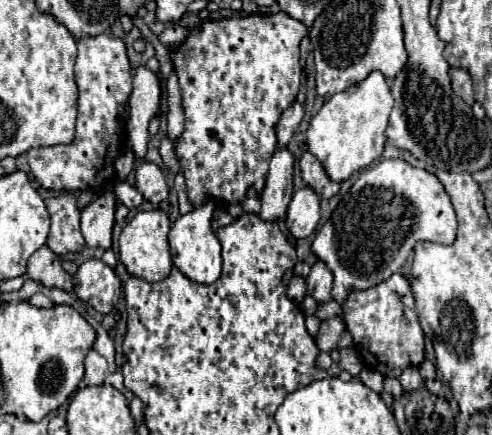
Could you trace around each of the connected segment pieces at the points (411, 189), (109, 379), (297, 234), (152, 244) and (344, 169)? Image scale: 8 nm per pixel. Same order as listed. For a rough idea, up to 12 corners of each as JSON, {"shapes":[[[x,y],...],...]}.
{"shapes":[[[403,159],[359,175],[311,249],[333,299],[455,241],[439,179]],[[121,371],[107,375],[105,383],[119,389],[127,399],[133,393],[123,385]],[[295,191],[285,219],[295,239],[309,237],[321,219],[319,195]],[[139,211],[119,237],[119,257],[149,283],[171,273],[169,217]],[[369,73],[311,119],[309,151],[341,183],[381,157],[393,97]]]}

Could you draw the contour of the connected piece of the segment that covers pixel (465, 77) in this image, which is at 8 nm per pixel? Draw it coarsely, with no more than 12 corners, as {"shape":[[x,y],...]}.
{"shape":[[451,67],[451,87],[467,105],[473,105],[471,75]]}

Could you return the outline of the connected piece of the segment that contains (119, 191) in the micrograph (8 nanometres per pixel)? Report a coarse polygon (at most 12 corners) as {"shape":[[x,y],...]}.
{"shape":[[125,181],[115,183],[115,195],[129,209],[143,201],[135,187]]}

